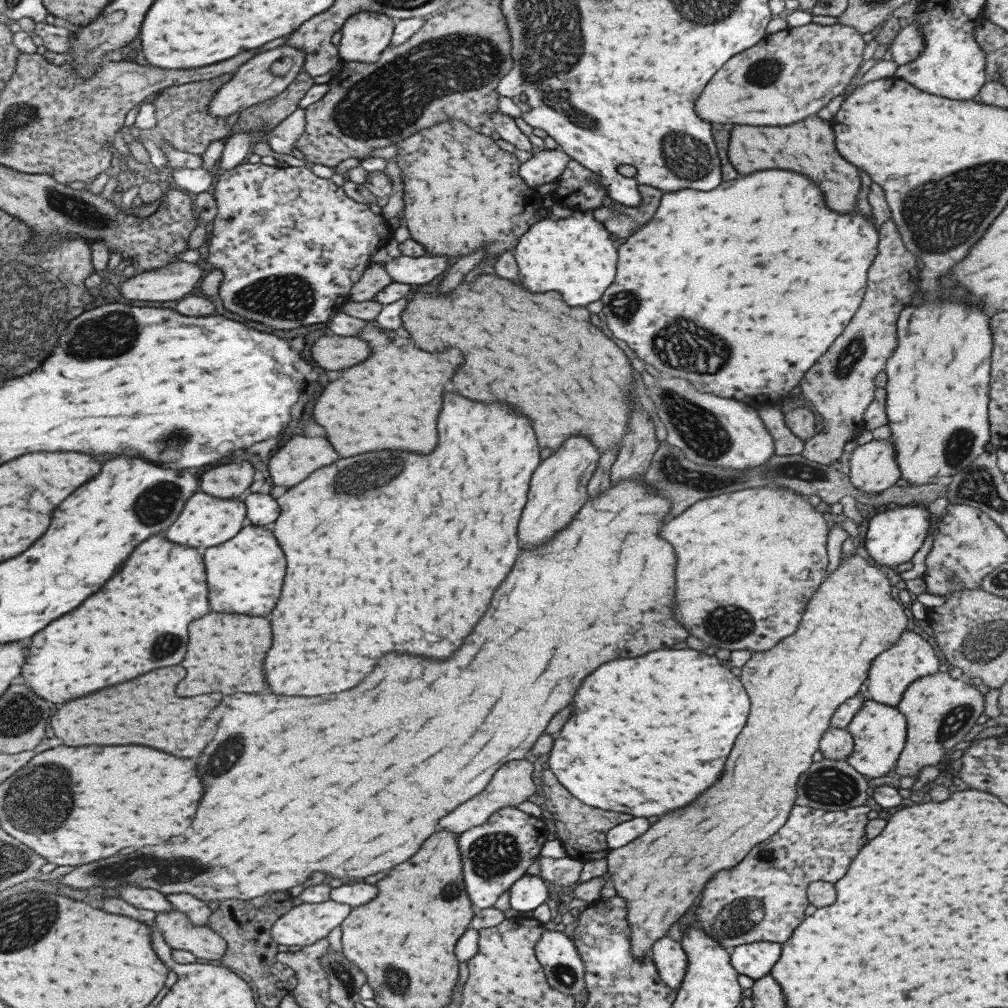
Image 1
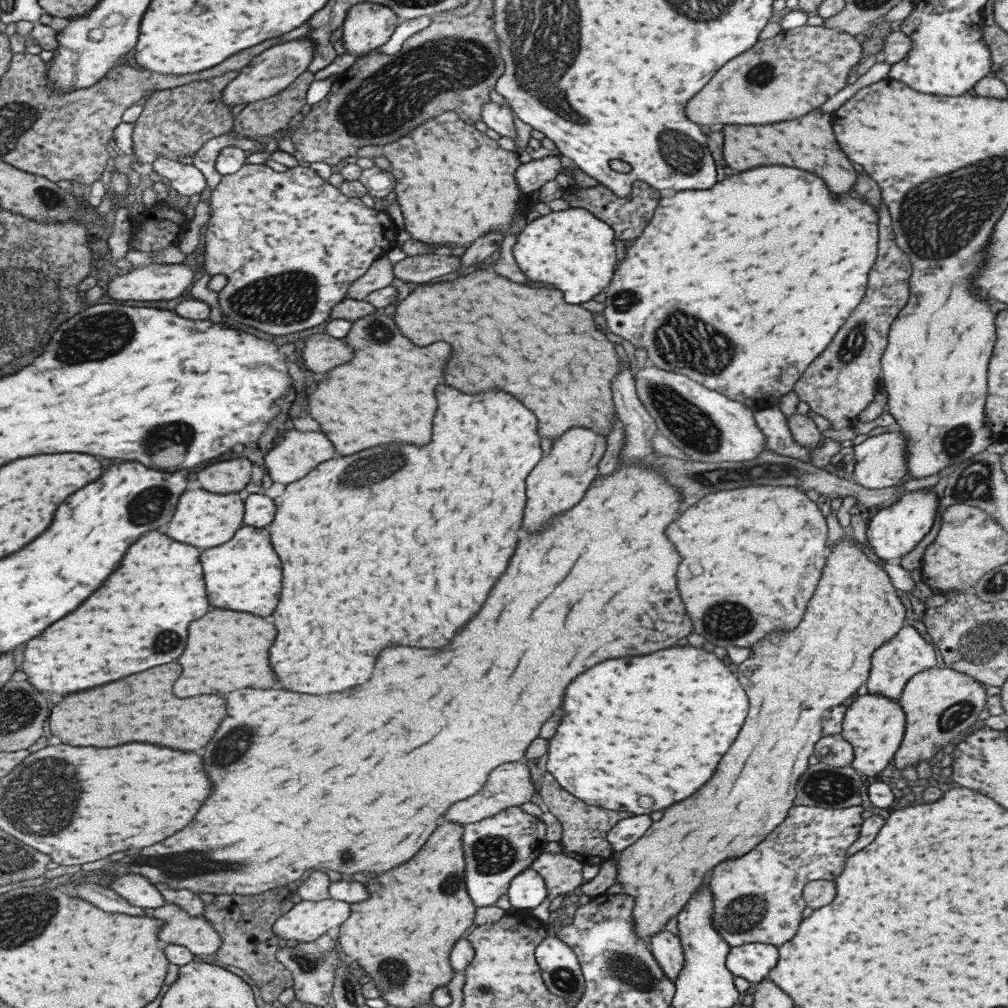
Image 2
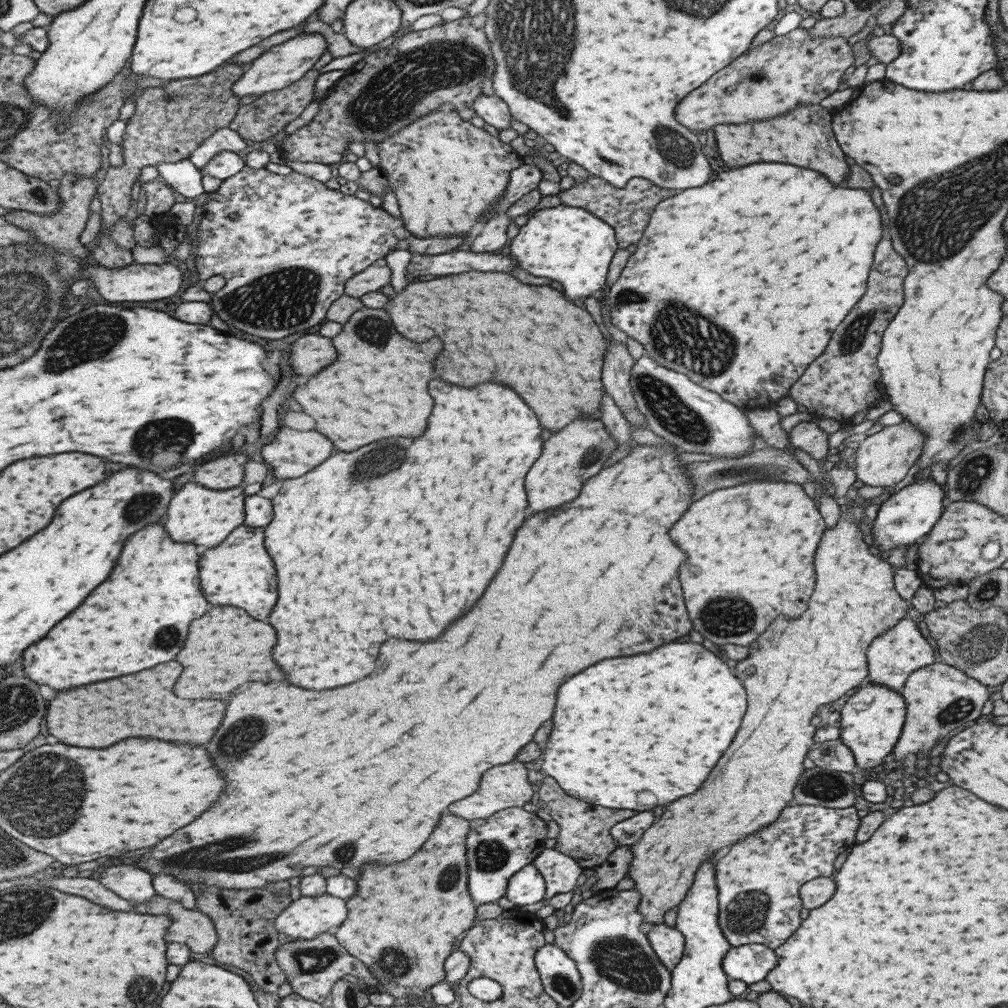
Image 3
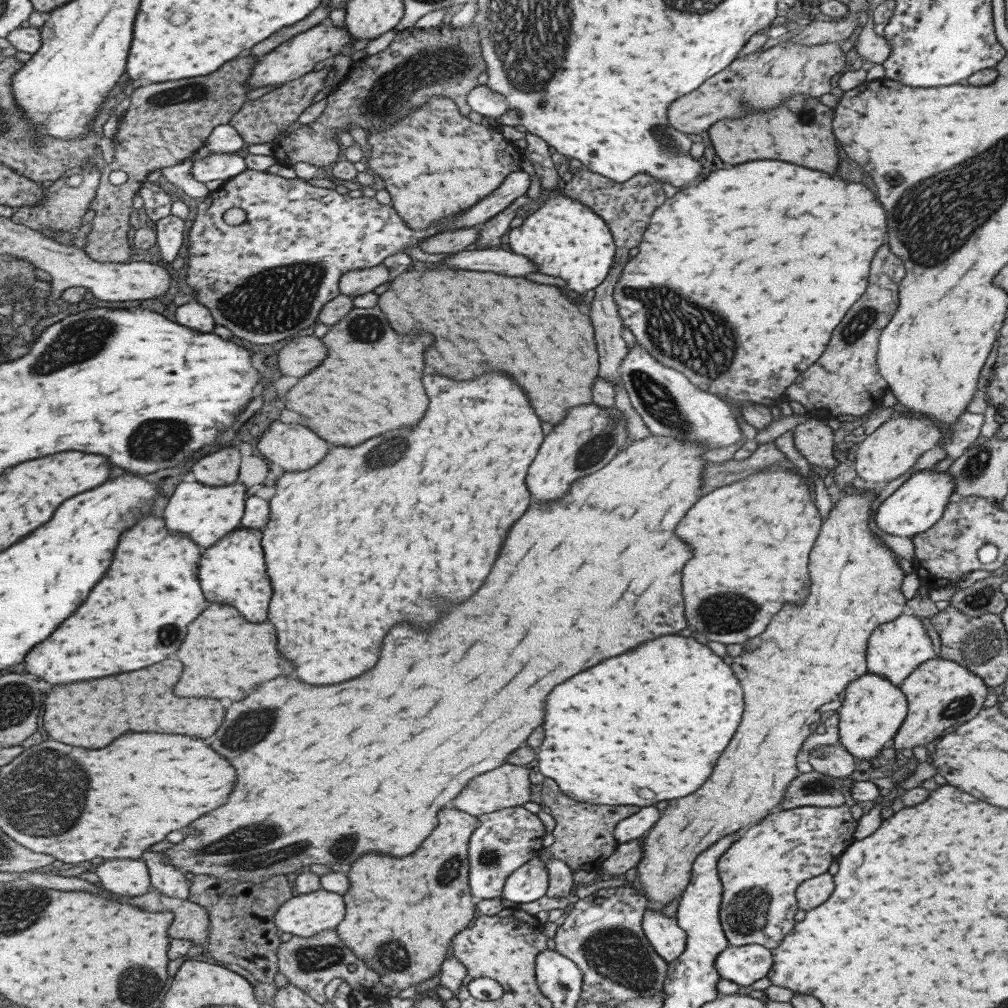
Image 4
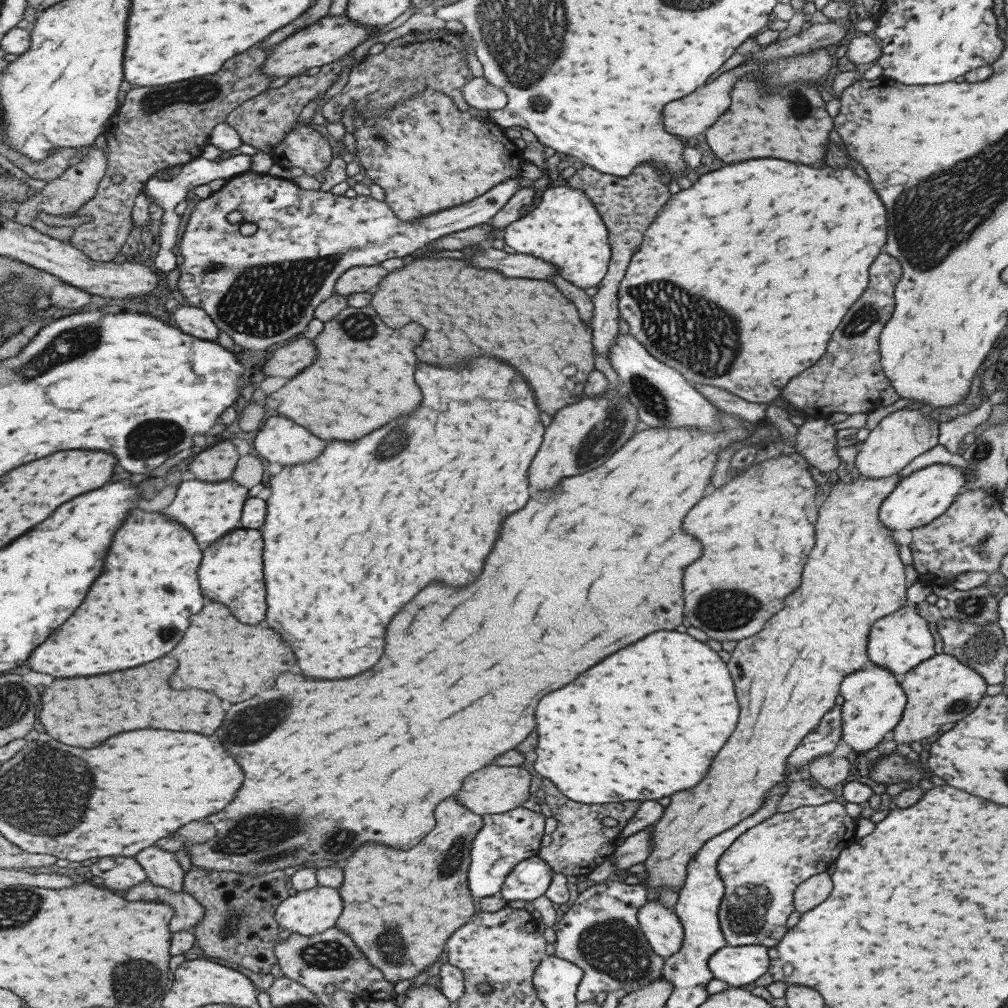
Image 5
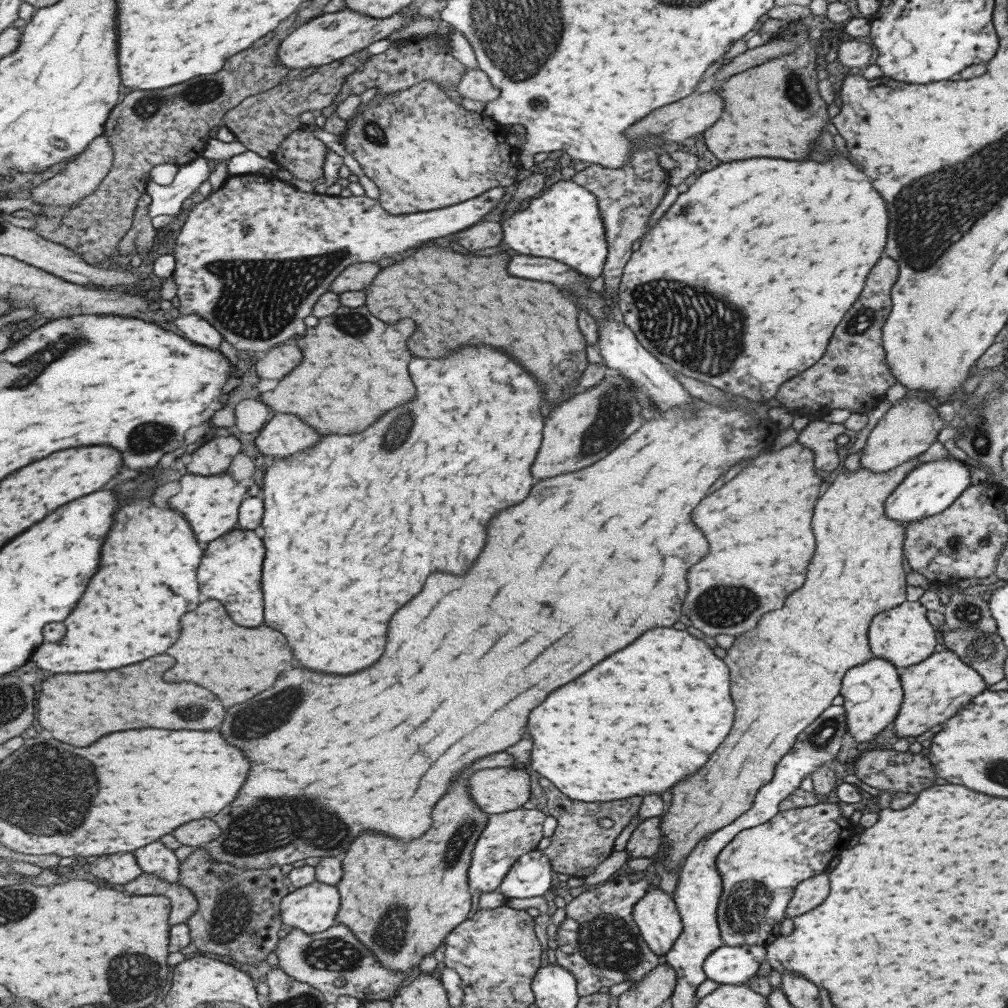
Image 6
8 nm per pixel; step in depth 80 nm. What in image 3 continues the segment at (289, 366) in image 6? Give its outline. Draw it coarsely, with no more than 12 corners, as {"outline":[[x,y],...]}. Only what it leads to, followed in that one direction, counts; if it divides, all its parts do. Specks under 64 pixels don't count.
{"outline":[[303,335],[287,362],[295,374],[315,374],[335,360],[329,338]]}

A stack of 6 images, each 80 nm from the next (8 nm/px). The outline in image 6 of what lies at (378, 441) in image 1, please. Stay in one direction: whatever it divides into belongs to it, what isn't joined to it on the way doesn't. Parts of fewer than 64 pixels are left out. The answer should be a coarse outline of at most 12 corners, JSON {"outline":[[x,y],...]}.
{"outline":[[339,306],[258,397],[319,434],[361,432],[415,396],[405,340]]}

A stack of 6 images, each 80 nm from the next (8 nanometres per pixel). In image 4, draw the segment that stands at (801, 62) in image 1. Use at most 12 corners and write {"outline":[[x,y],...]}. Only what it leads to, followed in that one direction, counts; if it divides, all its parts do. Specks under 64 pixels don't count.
{"outline":[[789,38],[739,54],[667,108],[693,135],[745,108],[819,98],[844,71],[841,42]]}

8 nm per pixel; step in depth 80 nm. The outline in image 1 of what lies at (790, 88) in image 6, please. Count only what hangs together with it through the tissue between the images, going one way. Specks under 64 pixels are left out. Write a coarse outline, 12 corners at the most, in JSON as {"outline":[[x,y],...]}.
{"outline":[[733,126],[727,158],[749,174],[805,174],[833,212],[851,212],[859,172],[831,126]]}

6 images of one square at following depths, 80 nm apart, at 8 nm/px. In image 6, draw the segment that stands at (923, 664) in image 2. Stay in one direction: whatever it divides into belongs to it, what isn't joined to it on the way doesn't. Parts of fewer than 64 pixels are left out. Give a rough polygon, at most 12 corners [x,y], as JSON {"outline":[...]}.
{"outline":[[919,601],[875,614],[873,657],[896,669],[933,654],[935,628]]}

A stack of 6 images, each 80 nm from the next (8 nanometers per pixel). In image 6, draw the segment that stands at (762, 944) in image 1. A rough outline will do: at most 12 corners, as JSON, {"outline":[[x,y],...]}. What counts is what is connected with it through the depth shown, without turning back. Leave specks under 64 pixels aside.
{"outline":[[721,945],[703,961],[721,985],[753,980],[765,946]]}

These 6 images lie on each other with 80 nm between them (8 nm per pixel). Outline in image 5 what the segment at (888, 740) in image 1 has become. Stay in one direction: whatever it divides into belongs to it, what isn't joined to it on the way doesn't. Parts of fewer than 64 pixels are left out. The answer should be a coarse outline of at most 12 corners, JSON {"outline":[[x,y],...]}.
{"outline":[[870,663],[844,676],[840,739],[856,752],[889,737],[906,703]]}

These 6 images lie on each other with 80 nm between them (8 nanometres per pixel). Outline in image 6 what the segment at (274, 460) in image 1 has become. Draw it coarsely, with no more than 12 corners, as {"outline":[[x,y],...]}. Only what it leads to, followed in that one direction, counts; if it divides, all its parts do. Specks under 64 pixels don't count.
{"outline":[[277,413],[255,439],[266,459],[310,450],[317,432]]}

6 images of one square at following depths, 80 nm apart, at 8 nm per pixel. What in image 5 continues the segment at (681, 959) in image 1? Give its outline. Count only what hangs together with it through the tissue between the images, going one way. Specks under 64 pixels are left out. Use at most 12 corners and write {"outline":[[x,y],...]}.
{"outline":[[657,899],[636,919],[652,951],[666,959],[679,950],[677,915]]}

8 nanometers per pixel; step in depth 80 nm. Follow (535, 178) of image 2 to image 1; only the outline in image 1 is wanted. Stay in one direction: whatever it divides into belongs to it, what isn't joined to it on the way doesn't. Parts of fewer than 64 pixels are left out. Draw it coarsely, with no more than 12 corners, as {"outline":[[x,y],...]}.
{"outline":[[543,148],[519,165],[529,188],[553,185],[570,160]]}

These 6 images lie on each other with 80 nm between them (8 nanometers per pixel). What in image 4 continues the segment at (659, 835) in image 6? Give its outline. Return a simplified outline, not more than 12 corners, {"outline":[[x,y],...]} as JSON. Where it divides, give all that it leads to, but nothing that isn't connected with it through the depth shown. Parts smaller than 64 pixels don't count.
{"outline":[[642,837],[617,844],[602,862],[605,878],[641,860]]}

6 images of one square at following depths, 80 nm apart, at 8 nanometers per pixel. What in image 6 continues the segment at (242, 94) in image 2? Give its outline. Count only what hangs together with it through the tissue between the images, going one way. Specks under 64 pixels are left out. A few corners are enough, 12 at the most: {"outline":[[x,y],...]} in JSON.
{"outline":[[346,7],[279,42],[285,70],[363,51],[405,27],[408,7],[383,20]]}

